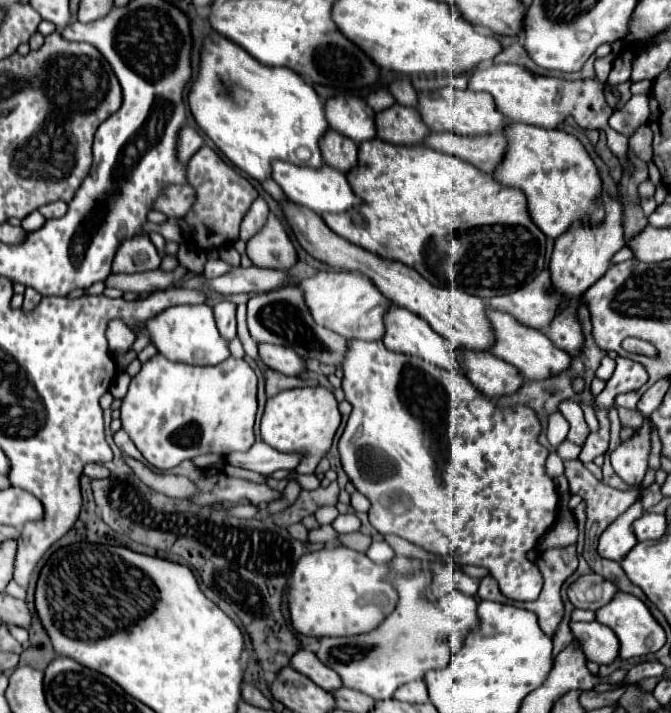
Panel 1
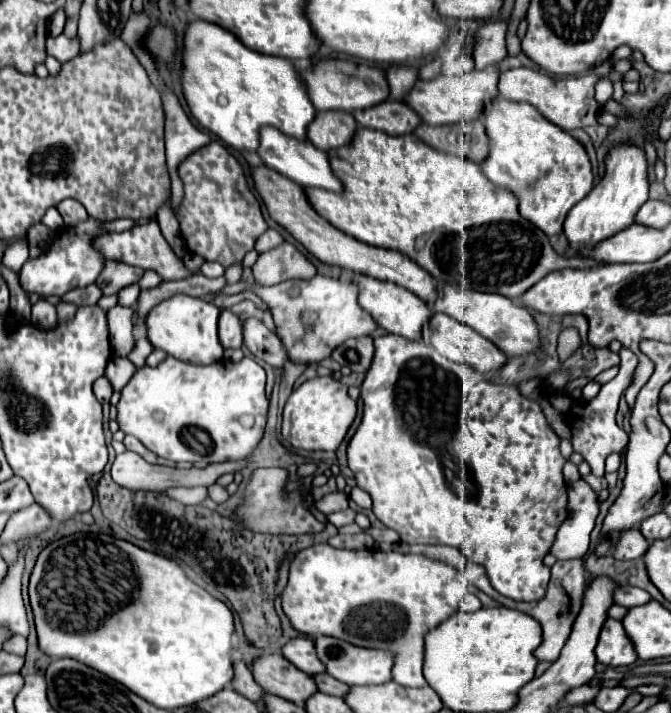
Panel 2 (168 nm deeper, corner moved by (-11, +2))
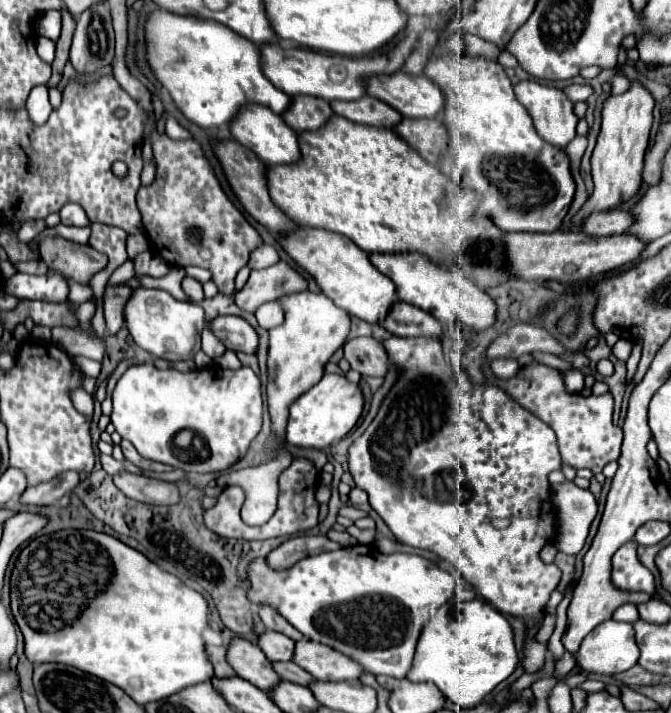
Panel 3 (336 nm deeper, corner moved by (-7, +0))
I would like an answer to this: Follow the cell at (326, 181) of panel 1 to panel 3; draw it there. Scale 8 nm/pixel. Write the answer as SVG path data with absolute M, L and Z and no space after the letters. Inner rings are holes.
M255 107L255 111L247 111L247 115L243 115L243 119L239 119L239 123L235 123L235 127L229 129L233 137L241 145L251 149L259 159L263 159L265 165L273 167L273 165L291 165L301 161L297 131L291 131L291 127L287 127L287 123L279 115L271 115L271 111L263 111L263 107Z

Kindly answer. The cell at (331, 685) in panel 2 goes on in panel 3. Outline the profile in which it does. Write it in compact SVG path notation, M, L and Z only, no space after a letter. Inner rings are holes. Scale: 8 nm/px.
M273 663L273 667L287 681L293 681L293 683L299 683L299 685L307 685L307 687L309 687L309 683L315 683L315 677L309 675L303 667L299 667L295 663Z

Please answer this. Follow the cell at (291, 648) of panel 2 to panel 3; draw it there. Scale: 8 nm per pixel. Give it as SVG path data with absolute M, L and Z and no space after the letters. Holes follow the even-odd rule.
M267 631L259 639L259 647L271 661L293 661L295 641L289 639L287 635L283 635L283 633Z

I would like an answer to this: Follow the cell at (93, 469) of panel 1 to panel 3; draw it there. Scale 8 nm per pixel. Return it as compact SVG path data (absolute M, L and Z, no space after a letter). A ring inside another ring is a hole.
M101 455L101 465L103 465L103 469L105 469L111 477L119 475L121 471L127 471L127 473L133 473L133 475L141 475L141 473L143 473L143 471L141 471L137 465L133 465L131 461L127 461L127 459L117 461L117 459L113 459L111 455Z

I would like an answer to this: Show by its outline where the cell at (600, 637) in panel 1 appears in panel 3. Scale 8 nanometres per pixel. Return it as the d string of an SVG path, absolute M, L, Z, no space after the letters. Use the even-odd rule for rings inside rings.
M605 621L583 639L577 663L599 675L615 675L631 669L639 659L639 647L629 623Z

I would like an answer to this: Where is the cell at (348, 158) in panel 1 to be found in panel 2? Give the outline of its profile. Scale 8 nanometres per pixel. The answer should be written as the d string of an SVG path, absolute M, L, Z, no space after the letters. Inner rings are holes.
M327 111L317 113L315 121L311 121L311 129L307 129L307 139L321 151L329 151L331 147L347 145L357 131L357 121L351 113Z

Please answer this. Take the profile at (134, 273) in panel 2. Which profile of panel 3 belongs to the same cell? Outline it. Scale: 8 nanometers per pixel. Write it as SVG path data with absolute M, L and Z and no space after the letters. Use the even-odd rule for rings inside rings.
M61 237L45 239L41 243L41 259L47 267L67 273L67 277L81 285L89 285L93 275L103 271L109 263L107 255L91 245L79 245Z

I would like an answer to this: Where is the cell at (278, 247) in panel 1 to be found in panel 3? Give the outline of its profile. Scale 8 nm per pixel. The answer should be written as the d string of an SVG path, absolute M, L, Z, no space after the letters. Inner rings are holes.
M279 261L271 267L251 271L249 281L241 291L235 293L235 303L241 309L255 311L259 303L277 301L279 295L307 289L307 279L295 271L287 261Z

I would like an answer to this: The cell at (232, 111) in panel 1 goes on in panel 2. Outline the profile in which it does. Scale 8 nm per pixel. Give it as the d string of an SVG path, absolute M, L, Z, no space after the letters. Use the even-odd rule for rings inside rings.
M203 19L189 21L185 29L181 91L199 125L239 151L259 147L259 129L263 125L305 139L305 129L315 119L315 107L291 61L255 53L231 31Z

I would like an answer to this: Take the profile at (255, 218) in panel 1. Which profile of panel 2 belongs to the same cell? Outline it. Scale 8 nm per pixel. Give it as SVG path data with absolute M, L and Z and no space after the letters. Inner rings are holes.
M269 229L269 231L265 231L265 233L257 239L255 251L257 251L257 253L265 253L265 251L275 249L279 243L283 243L283 237L281 237L275 229Z

